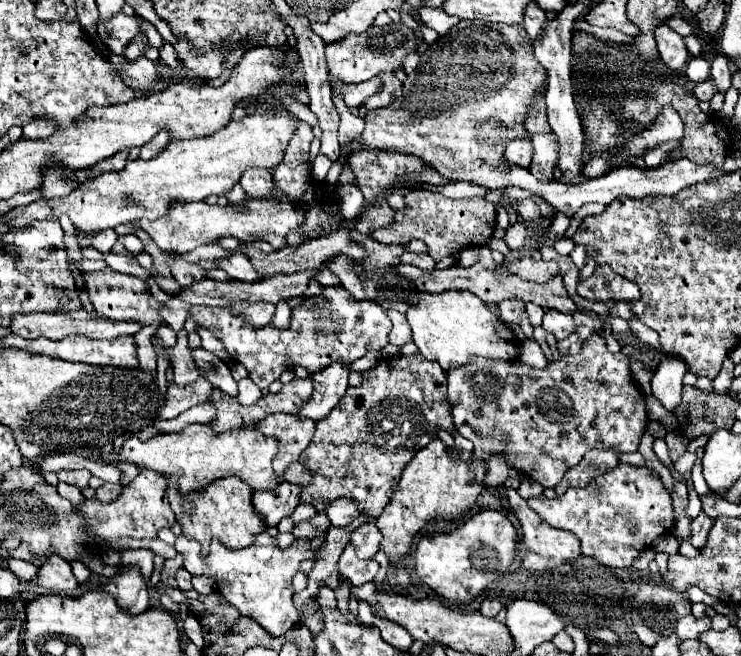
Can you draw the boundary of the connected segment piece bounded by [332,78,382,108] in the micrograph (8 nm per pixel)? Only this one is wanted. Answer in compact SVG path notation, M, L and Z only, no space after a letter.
M374 78L374 80L366 80L366 82L360 82L360 84L342 84L342 82L334 82L332 84L332 90L336 94L342 94L344 96L344 102L348 108L354 108L354 106L362 106L362 102L372 96L374 92L378 92L378 88L382 88L382 80Z

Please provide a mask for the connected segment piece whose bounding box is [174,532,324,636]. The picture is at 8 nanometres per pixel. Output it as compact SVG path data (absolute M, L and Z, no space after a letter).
M260 532L252 546L242 550L224 548L218 540L212 540L210 554L202 558L200 544L196 540L188 540L186 536L178 536L174 548L184 556L184 568L192 576L212 576L216 580L218 592L234 604L242 616L256 620L264 626L272 636L282 636L298 622L298 610L292 604L292 578L304 560L316 560L318 550L322 548L324 538L298 538L292 542L290 548L280 550L276 538L268 532Z

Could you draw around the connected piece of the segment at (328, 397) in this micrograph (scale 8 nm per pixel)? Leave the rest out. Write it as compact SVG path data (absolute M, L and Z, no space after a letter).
M332 364L312 374L312 380L314 380L312 398L298 410L296 416L308 418L314 422L324 420L344 396L348 388L348 376L350 376L350 370L348 366L342 366L342 364Z

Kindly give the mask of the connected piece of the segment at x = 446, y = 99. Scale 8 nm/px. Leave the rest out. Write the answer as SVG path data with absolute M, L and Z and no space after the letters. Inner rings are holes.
M458 24L428 46L426 54L420 54L418 68L408 74L402 96L390 108L372 110L364 116L366 128L360 136L360 144L368 150L418 156L450 182L470 182L490 190L506 186L524 188L542 196L556 212L562 212L568 218L588 202L610 204L618 196L672 196L682 188L724 174L722 168L714 168L712 164L698 166L688 158L680 158L648 170L638 170L632 164L616 166L600 178L564 184L558 180L540 182L530 170L504 164L506 144L518 136L526 136L524 116L538 86L546 80L548 74L534 58L532 40L522 24ZM428 156L440 156L442 160L428 160Z

